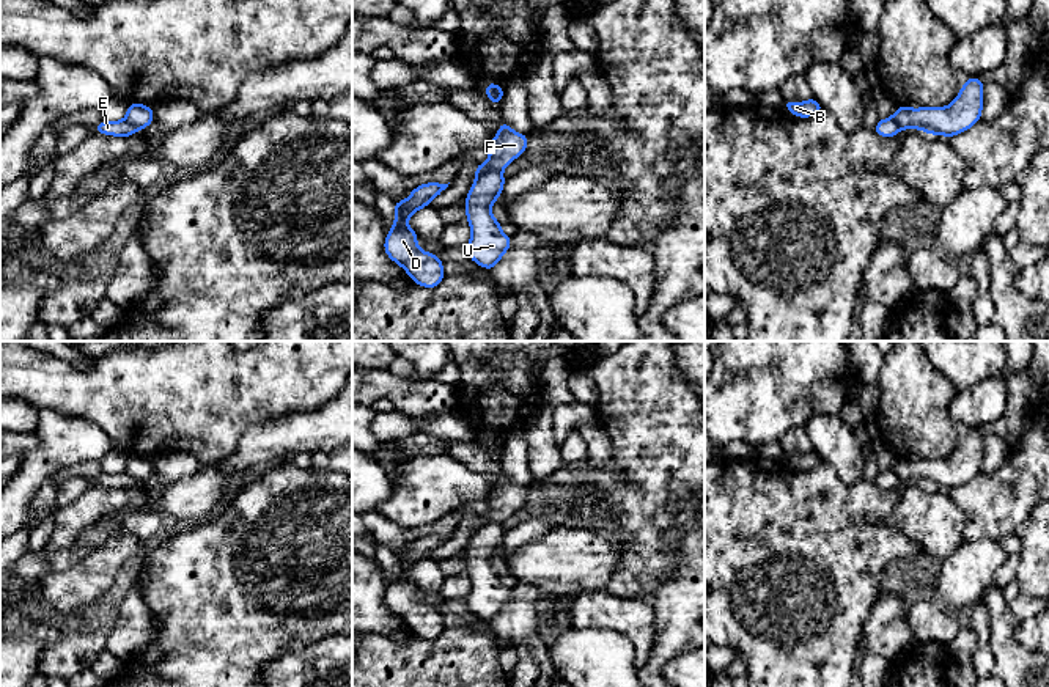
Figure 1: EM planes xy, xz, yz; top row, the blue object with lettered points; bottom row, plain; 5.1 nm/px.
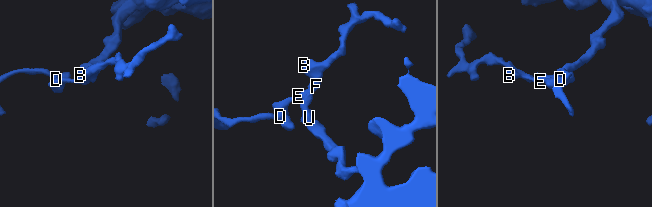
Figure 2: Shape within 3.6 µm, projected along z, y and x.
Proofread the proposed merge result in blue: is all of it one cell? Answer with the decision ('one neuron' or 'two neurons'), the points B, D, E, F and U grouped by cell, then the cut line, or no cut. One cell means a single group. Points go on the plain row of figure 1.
two neurons | B D E F / U | xz (500, 522), (488, 522), (477, 532)

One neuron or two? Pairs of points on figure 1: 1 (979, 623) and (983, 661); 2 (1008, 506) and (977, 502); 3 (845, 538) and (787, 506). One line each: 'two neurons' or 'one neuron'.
1: one neuron
2: one neuron
3: one neuron

